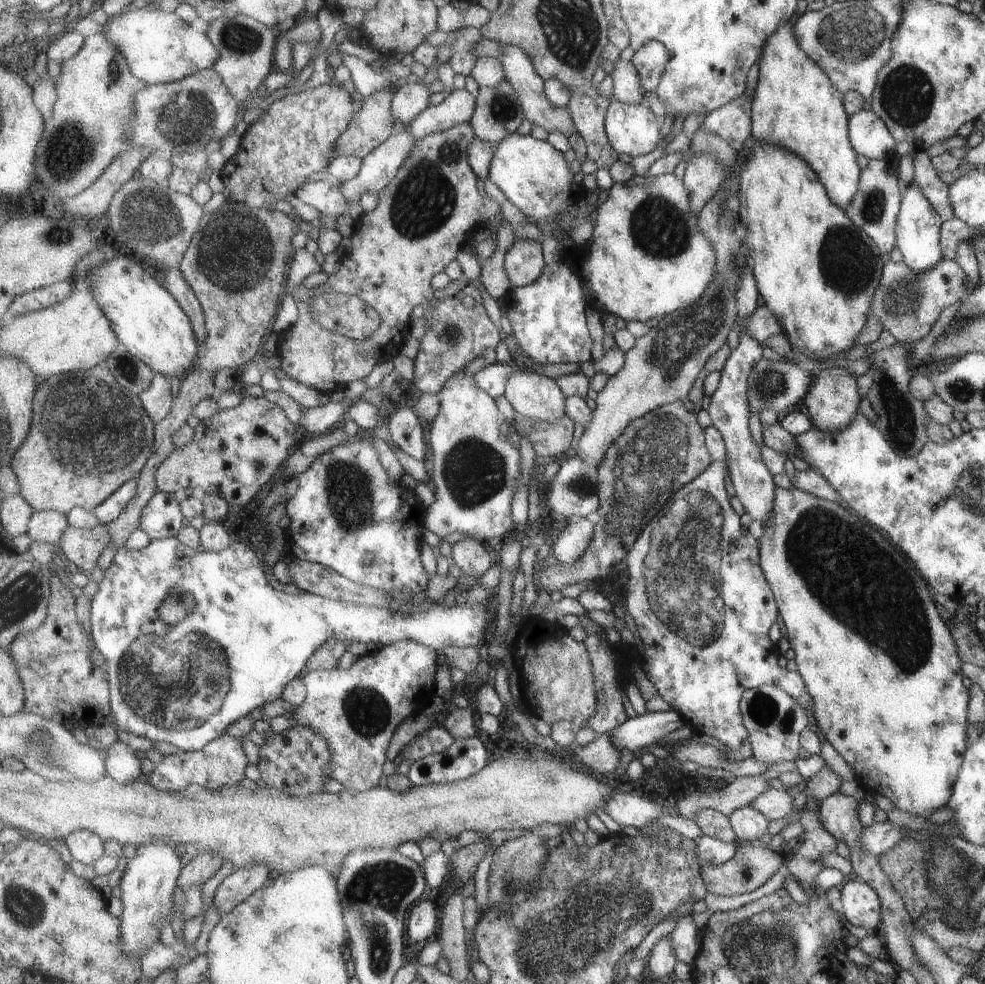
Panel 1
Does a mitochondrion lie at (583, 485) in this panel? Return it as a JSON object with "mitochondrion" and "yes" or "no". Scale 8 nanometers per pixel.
{"mitochondrion":"yes"}

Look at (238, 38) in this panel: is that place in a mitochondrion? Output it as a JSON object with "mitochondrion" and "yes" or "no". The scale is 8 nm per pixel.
{"mitochondrion":"yes"}

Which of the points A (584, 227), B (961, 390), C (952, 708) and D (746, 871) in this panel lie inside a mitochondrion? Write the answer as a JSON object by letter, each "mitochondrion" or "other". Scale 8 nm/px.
{"A":"other","B":"mitochondrion","C":"other","D":"mitochondrion"}

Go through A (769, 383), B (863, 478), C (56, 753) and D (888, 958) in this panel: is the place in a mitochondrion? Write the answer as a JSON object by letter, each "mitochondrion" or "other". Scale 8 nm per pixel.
{"A":"mitochondrion","B":"other","C":"mitochondrion","D":"other"}

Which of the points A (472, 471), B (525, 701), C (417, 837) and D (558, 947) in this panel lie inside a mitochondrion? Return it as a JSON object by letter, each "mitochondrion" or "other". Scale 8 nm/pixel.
{"A":"mitochondrion","B":"other","C":"other","D":"mitochondrion"}

